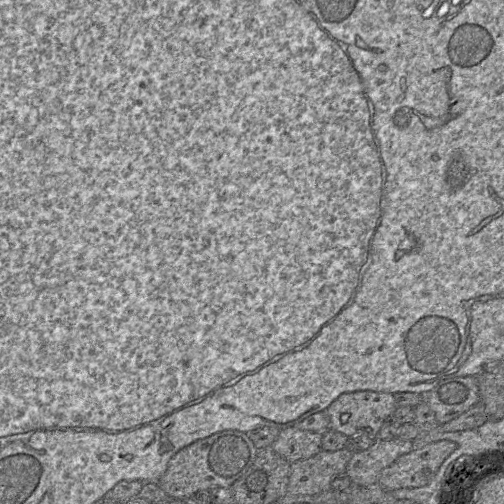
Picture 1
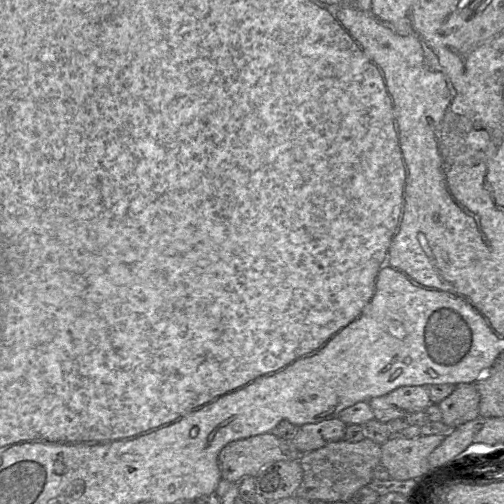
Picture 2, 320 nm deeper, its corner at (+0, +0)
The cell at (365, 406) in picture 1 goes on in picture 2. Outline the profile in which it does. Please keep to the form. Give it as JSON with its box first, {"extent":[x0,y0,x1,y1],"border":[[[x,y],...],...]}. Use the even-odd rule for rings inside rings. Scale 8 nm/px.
{"extent":[369,386,430,422],"border":[[[402,386],[369,400],[374,419],[381,422],[425,411],[430,404],[428,386]]]}

